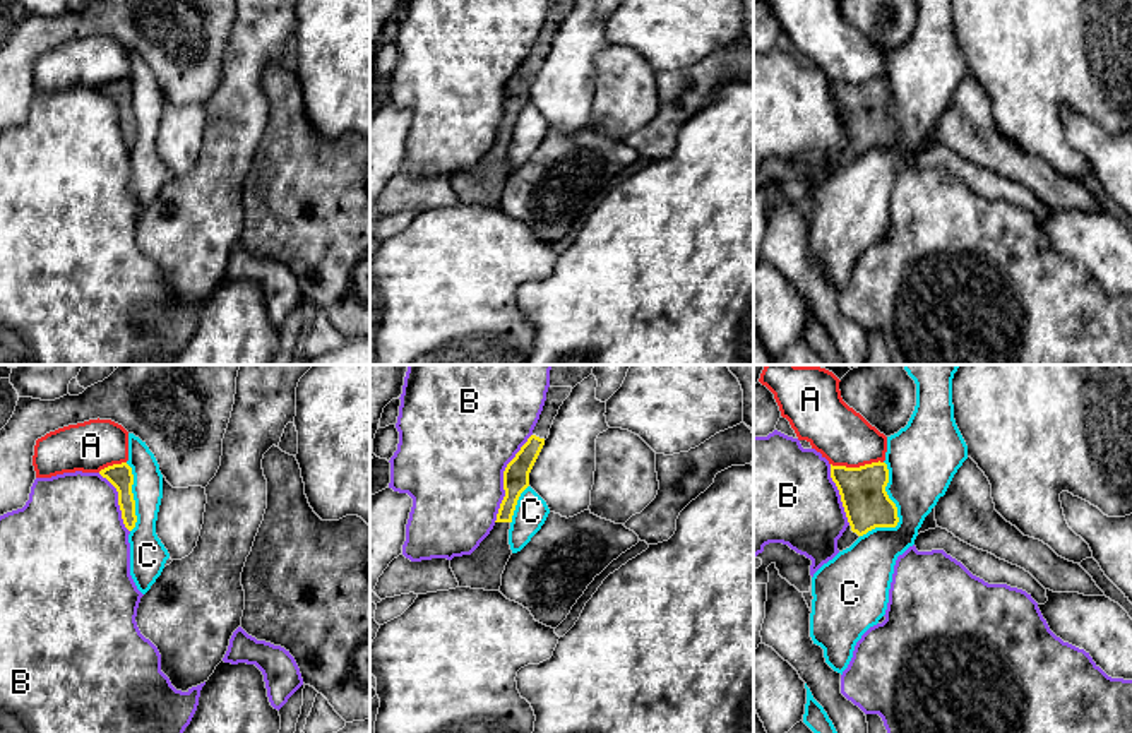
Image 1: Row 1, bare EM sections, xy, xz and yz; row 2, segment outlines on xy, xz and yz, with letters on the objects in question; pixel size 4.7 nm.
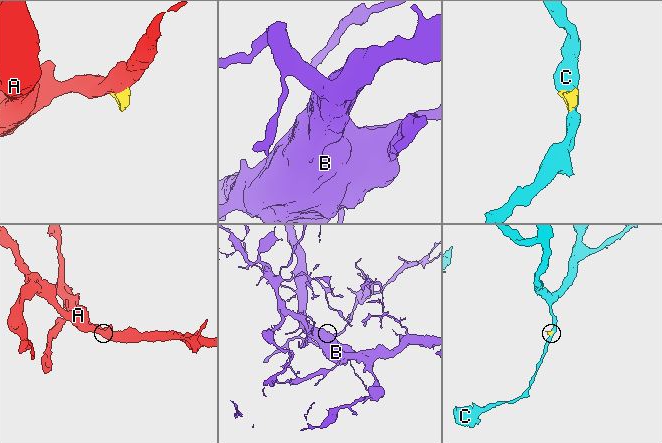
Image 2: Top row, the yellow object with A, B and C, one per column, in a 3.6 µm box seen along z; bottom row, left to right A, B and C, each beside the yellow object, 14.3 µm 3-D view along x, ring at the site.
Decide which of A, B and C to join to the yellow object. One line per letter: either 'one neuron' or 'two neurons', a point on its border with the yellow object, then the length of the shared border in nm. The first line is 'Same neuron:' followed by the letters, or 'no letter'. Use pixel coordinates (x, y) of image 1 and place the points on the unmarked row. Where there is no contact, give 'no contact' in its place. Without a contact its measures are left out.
Same neuron: no letter
A: two neurons; meets yellow in yz at (857, 84); contact 240 nm long
B: two neurons; meets yellow in xz at (504, 95); contact 460 nm long
C: two neurons; meets yellow in yz at (896, 127); contact 380 nm long

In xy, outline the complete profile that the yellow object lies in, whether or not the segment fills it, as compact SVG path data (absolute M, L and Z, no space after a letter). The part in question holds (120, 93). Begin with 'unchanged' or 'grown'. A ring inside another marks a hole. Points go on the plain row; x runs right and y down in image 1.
unchanged; M127 79L113 80L99 87L118 108L118 122L122 127L123 140L128 147L135 144L135 116L132 110L134 91Z

